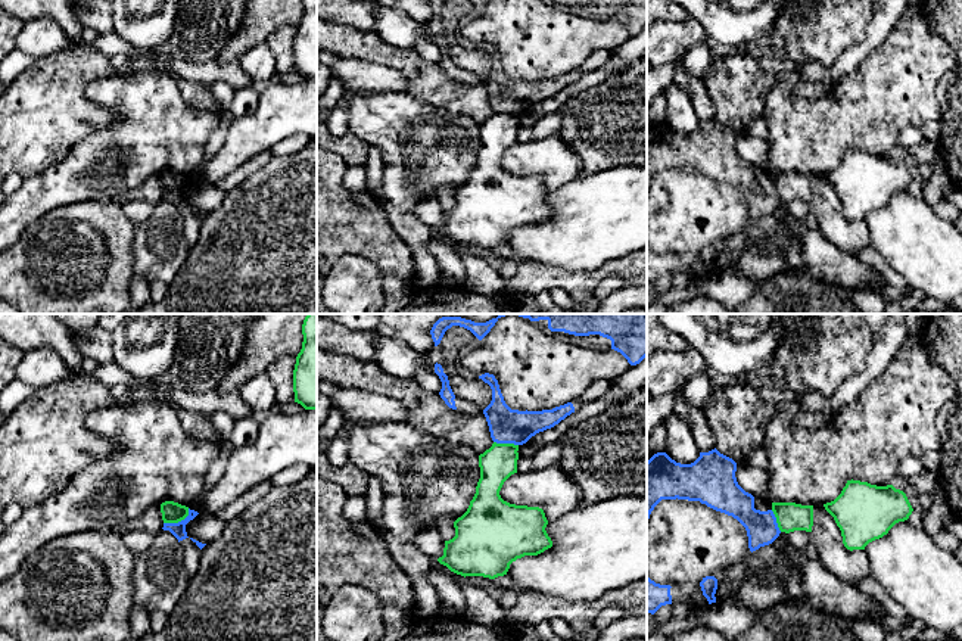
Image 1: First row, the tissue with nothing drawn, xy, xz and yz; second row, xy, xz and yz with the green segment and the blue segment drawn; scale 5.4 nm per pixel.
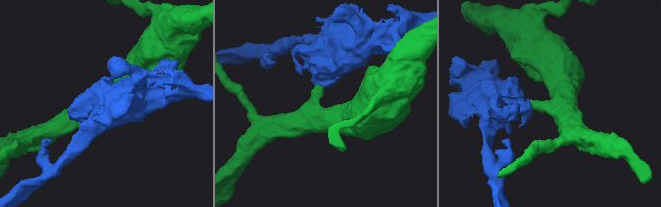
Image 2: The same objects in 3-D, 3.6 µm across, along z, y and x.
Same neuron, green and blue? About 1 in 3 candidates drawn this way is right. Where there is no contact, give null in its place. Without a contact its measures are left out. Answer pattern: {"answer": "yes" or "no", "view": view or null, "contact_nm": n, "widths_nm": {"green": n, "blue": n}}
{"answer": "no", "view": "xy", "contact_nm": 170, "widths_nm": {"green": 110, "blue": 80}}

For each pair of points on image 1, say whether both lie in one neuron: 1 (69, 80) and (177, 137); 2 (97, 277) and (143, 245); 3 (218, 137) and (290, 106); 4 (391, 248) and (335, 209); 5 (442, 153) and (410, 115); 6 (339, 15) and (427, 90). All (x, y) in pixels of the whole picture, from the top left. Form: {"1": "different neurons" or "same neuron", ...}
{"1": "different neurons", "2": "different neurons", "3": "different neurons", "4": "same neuron", "5": "same neuron", "6": "different neurons"}

